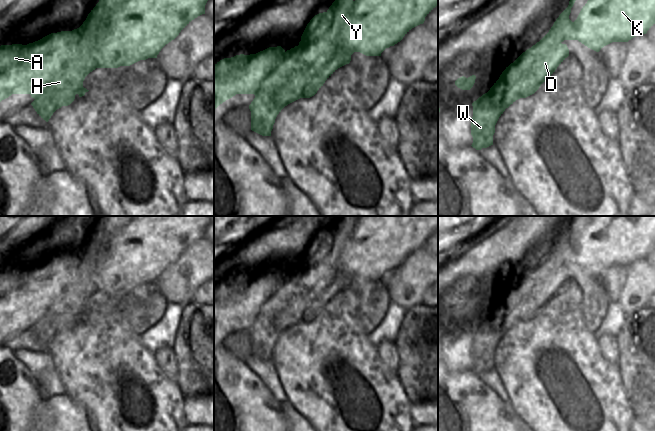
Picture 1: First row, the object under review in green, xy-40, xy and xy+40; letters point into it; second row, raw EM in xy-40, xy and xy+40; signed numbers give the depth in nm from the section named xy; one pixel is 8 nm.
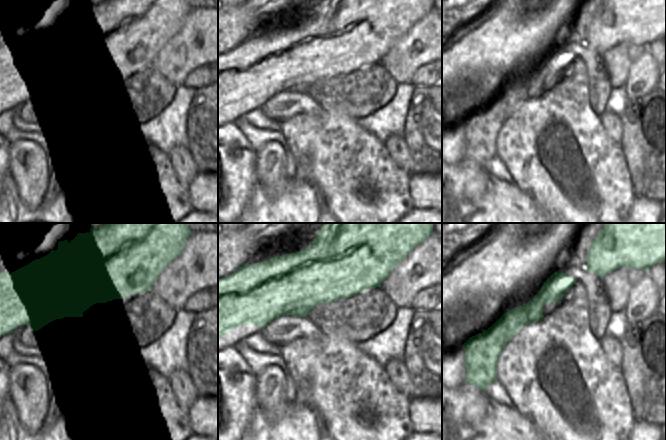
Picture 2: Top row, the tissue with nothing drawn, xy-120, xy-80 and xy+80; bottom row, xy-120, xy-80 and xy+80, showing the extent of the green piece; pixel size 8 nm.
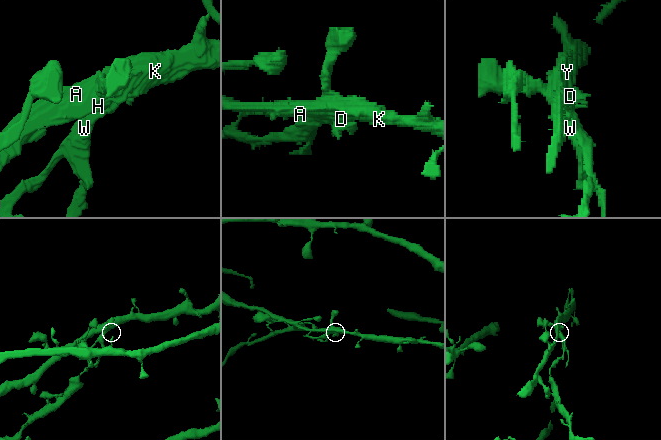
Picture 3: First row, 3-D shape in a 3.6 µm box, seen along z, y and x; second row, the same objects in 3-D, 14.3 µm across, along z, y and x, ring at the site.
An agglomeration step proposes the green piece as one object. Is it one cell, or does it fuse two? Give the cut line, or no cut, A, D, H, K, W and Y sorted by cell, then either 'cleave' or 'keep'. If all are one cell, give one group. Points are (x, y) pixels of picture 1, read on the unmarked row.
cut xy+40 (483, 318), (488, 326), (492, 322), (505, 320), (508, 330); groups A D H K Y / W; cleave

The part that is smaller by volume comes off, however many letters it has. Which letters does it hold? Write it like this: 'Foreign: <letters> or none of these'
Foreign: W

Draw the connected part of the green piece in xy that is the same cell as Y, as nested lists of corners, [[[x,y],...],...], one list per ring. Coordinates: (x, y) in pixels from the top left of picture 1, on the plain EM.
[[[341,216],[336,224],[332,227],[326,236],[315,239],[307,248],[298,270],[285,275],[281,270],[269,271],[256,278],[250,279],[236,279],[231,282],[224,282],[214,289],[214,335],[215,333],[232,322],[236,318],[254,318],[255,322],[260,322],[262,326],[266,327],[268,322],[276,324],[283,332],[288,328],[300,323],[310,322],[314,320],[317,315],[323,310],[325,305],[340,291],[349,288],[351,279],[354,276],[360,276],[366,280],[381,280],[381,277],[390,270],[394,270],[400,266],[403,261],[414,251],[423,248],[425,241],[438,230],[438,216],[361,216],[354,225],[353,221],[356,216]]]

